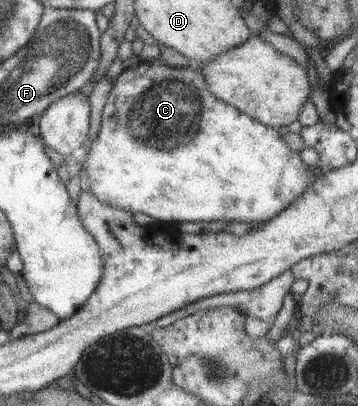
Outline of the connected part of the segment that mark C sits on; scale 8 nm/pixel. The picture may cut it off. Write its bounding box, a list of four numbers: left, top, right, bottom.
[80,59,316,227]

